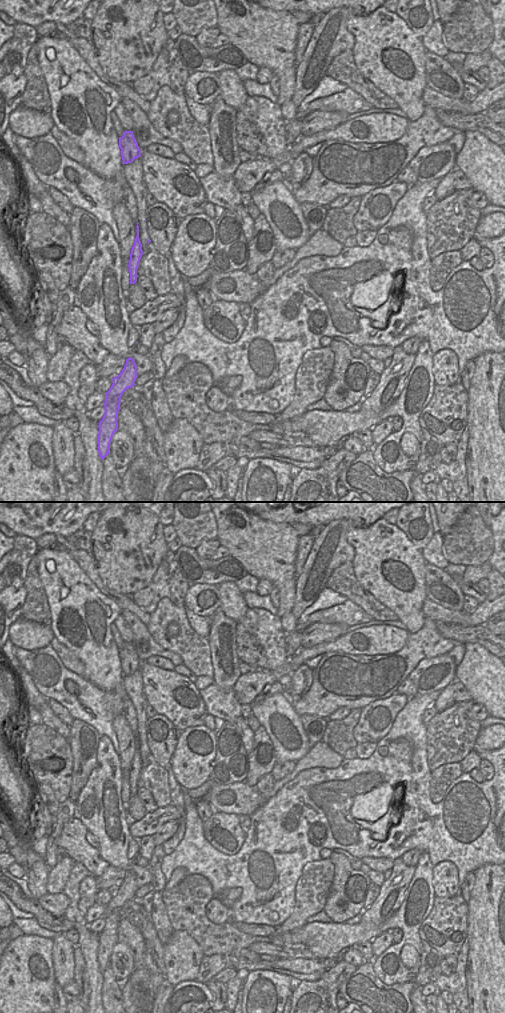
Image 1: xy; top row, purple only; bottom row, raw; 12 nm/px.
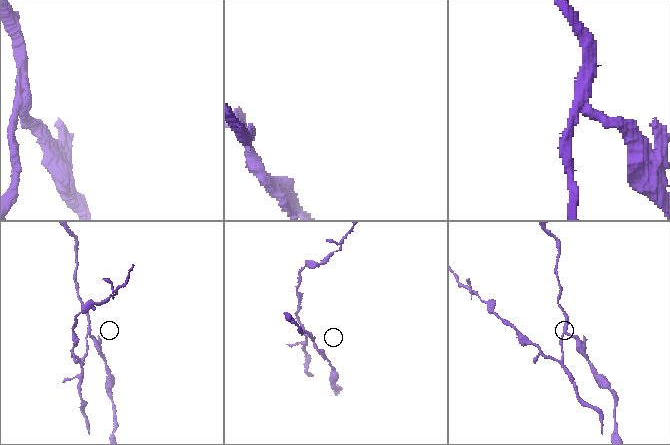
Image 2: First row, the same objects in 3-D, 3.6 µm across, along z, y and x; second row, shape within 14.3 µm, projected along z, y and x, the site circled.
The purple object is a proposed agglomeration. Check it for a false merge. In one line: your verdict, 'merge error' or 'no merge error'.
merge error

